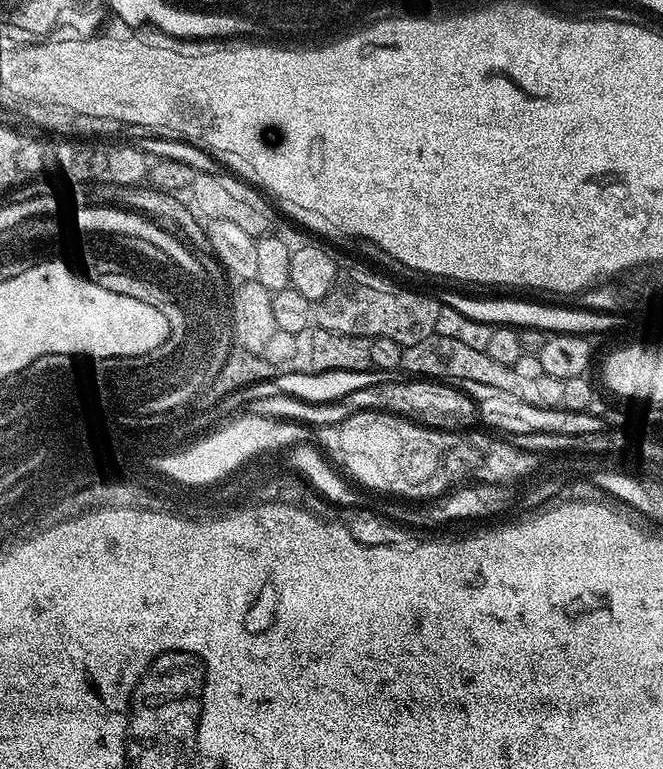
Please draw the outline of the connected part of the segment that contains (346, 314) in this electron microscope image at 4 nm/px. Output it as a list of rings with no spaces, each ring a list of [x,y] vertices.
[[[356,268],[353,272],[341,271],[330,294],[315,301],[315,323],[334,334],[390,338],[403,346],[422,342],[422,338],[434,335],[434,322],[438,319],[441,301],[436,296],[427,296],[424,292],[411,292],[410,289],[403,288],[408,287],[403,283],[379,271],[371,271],[367,272],[364,268]]]

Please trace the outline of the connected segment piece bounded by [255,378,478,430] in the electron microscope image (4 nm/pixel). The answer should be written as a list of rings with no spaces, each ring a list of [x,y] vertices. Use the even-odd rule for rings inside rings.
[[[400,378],[397,382],[380,382],[378,385],[367,386],[366,389],[355,390],[353,393],[346,394],[341,400],[330,401],[328,404],[311,404],[292,396],[287,400],[264,398],[264,404],[259,404],[255,411],[265,416],[283,418],[289,422],[301,420],[307,426],[336,424],[359,412],[388,412],[390,415],[401,416],[427,428],[468,430],[475,425],[472,423],[477,423],[478,404],[475,399],[472,401],[466,393],[459,392],[456,388],[459,387],[427,378]]]

